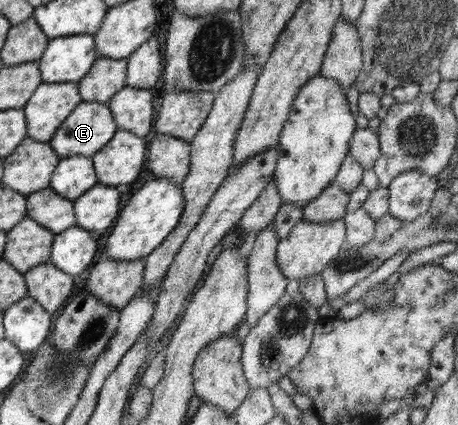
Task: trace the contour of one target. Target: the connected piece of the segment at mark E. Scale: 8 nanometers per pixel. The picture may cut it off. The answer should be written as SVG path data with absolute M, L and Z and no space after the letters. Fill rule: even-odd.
M82 101L74 110L59 124L54 136L49 140L54 152L61 158L67 159L75 156L91 157L100 148L106 146L114 133L118 130L112 111L108 103Z

